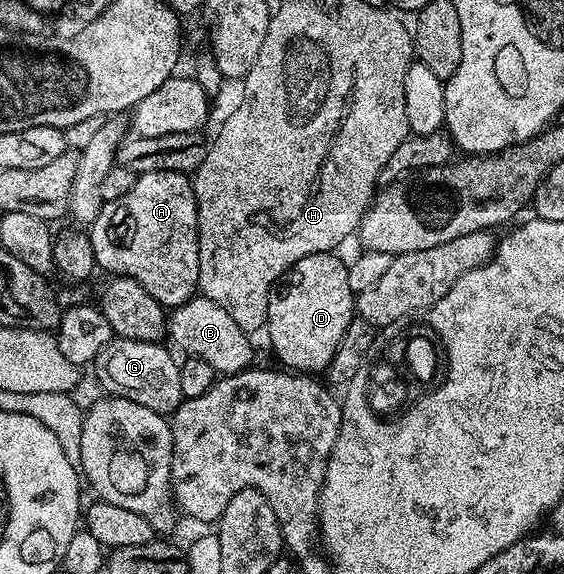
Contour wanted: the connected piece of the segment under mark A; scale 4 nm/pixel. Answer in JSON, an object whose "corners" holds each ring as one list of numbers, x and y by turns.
{"corners":[[154,171,137,176,134,187,122,195,122,199,104,202,98,219,90,227,92,250,96,264,108,275,123,275,137,281,142,288,150,291,154,299,165,307,175,307,197,296,198,279,198,215,196,196,192,182,185,174,174,171]]}

